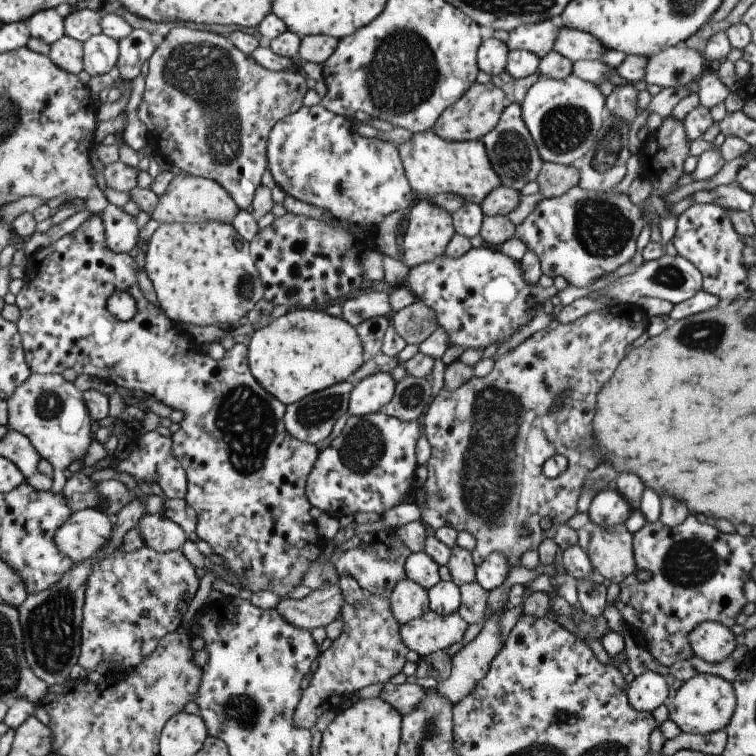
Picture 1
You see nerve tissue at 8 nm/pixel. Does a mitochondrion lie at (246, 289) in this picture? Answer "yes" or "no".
yes

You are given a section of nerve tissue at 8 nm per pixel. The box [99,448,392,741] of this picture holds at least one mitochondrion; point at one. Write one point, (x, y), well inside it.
(242, 710)

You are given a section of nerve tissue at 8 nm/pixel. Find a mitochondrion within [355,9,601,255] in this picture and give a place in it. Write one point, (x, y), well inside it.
(403, 72)

